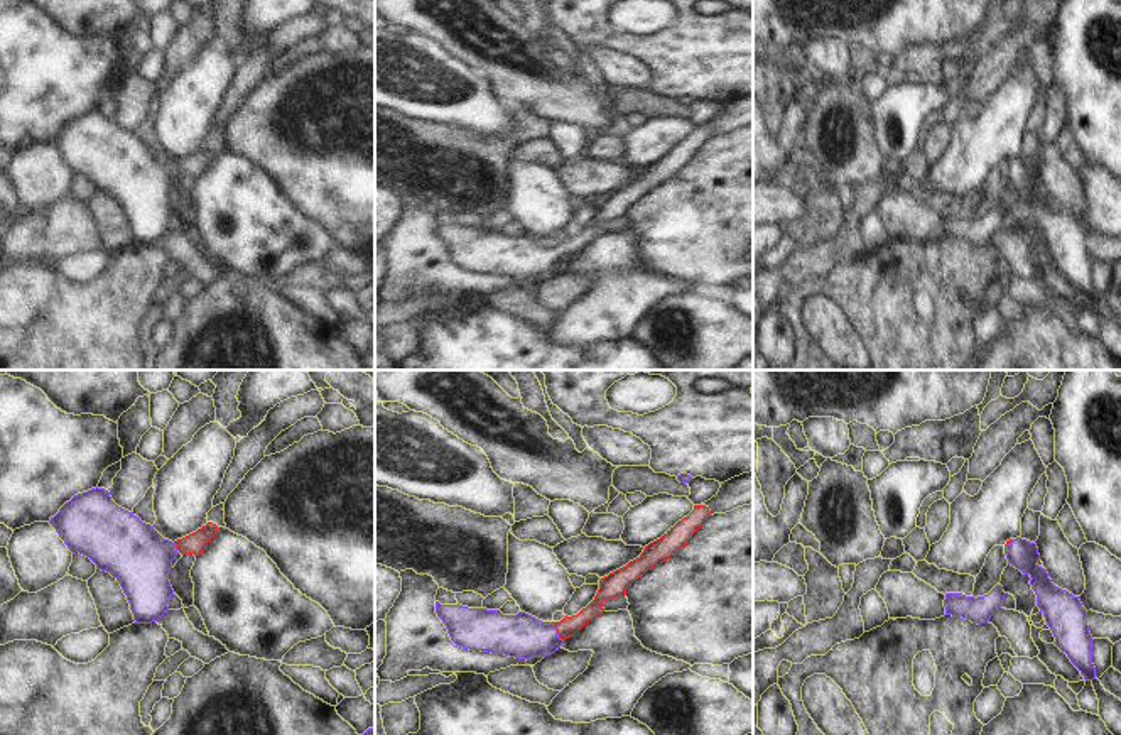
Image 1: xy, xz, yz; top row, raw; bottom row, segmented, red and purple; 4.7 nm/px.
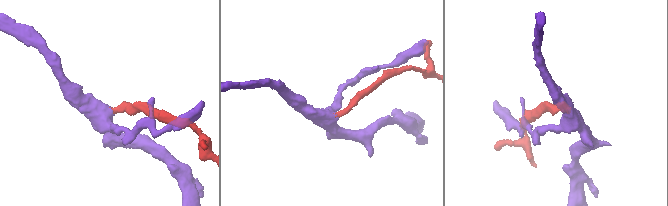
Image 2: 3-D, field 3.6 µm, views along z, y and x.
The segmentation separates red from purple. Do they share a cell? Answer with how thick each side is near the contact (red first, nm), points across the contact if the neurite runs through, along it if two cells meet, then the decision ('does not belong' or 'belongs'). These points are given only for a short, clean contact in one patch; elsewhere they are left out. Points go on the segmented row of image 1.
90 nm thick on the red side, 220 nm on the other; runs through xz (568, 626), (557, 631), (549, 636), (522, 636); belongs

